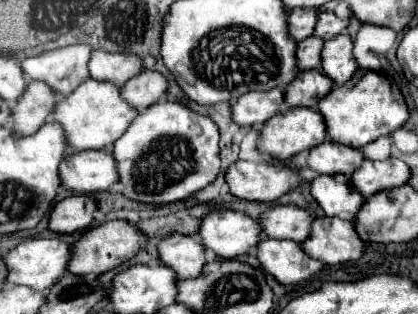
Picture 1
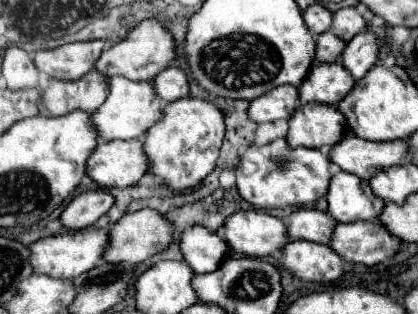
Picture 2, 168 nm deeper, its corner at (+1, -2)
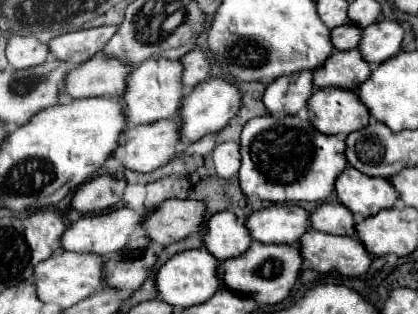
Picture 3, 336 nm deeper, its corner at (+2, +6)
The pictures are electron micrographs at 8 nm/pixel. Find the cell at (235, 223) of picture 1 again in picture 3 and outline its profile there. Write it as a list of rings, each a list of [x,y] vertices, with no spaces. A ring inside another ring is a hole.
[[[296,204],[268,206],[248,216],[246,228],[262,244],[294,244],[308,230],[308,212]]]

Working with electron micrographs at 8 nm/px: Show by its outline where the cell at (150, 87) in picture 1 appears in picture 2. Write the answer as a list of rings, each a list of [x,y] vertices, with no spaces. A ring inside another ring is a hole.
[[[169,66],[167,70],[163,70],[153,82],[155,82],[155,92],[165,102],[175,102],[179,98],[189,96],[189,76],[185,70],[177,66]]]

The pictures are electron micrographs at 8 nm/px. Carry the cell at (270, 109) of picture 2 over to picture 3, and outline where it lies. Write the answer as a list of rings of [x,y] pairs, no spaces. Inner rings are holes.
[[[294,72],[290,76],[282,76],[270,82],[264,90],[262,102],[272,116],[278,112],[298,114],[302,108],[306,108],[312,92],[312,72]]]

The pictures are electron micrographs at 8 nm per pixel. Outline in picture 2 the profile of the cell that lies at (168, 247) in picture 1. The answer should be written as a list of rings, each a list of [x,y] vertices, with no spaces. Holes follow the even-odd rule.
[[[191,226],[181,234],[181,252],[185,262],[193,268],[195,274],[215,272],[219,262],[225,260],[229,248],[223,236],[205,228],[205,226]]]

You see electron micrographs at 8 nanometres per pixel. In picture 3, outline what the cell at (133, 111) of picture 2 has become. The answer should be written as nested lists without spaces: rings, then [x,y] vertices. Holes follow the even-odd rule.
[[[150,58],[142,62],[140,66],[132,68],[126,80],[126,88],[122,92],[122,102],[124,102],[124,116],[130,126],[140,126],[140,124],[154,124],[158,120],[170,118],[174,120],[180,108],[180,100],[186,94],[180,82],[182,76],[182,64],[176,60],[166,60],[166,58]]]

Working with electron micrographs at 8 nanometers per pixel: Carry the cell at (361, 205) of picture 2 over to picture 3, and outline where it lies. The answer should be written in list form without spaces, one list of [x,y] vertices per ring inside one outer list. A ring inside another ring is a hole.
[[[348,166],[338,176],[336,194],[338,200],[350,208],[356,218],[374,216],[398,200],[398,194],[386,178],[366,176],[352,166]]]

